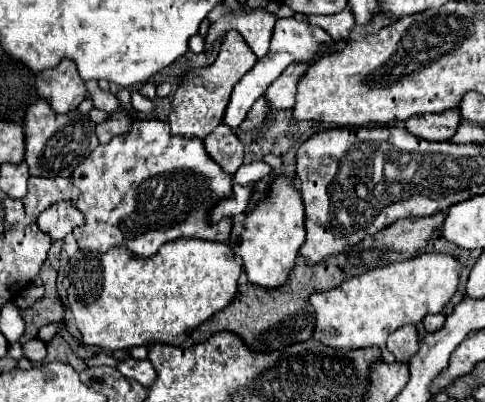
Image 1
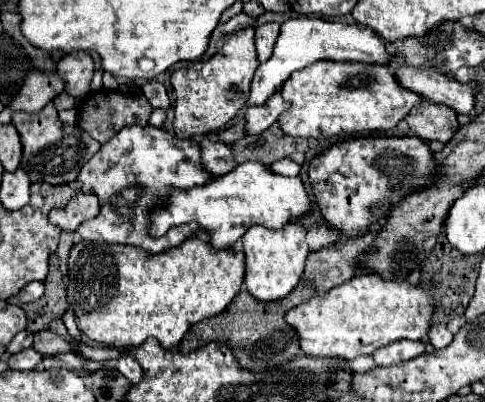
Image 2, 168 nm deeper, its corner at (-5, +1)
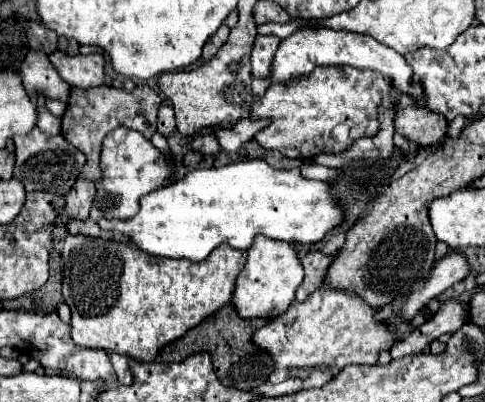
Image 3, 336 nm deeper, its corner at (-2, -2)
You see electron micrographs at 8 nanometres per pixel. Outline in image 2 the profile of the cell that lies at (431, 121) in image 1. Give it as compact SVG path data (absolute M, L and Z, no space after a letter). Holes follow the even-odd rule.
M420 102L410 110L406 116L406 122L410 126L410 132L426 142L438 140L438 142L450 142L450 138L458 130L458 120L456 112L450 110L448 106L438 106L432 102Z

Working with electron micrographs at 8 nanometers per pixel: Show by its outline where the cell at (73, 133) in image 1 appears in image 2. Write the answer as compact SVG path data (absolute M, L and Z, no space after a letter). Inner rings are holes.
M50 102L40 112L14 112L12 124L16 126L22 142L22 168L28 172L30 182L70 184L76 182L80 168L100 150L100 144L82 132L78 126L68 126L58 120L58 112Z

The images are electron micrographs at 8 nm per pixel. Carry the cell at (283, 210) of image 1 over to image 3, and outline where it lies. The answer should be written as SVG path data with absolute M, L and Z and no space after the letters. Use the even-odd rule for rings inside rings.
M255 237L247 251L247 263L237 277L237 289L233 293L233 305L245 319L275 317L287 311L295 301L295 291L303 281L303 265L295 247L287 241L271 241L269 237Z

